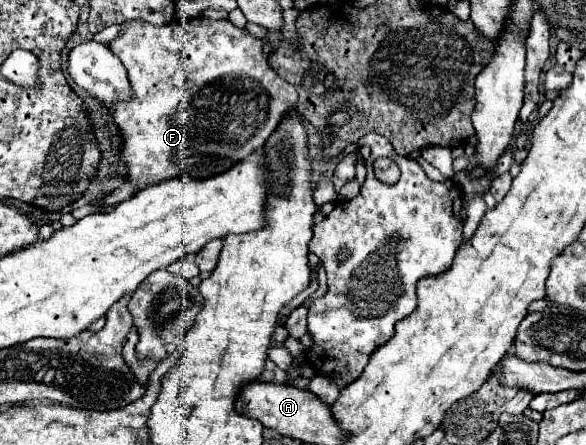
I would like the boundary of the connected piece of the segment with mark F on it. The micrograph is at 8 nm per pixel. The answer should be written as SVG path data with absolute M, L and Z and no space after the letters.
M194 17L194 19L180 19L180 21L174 21L174 23L168 23L168 25L150 25L150 23L132 21L126 27L126 31L122 33L122 37L114 39L112 45L108 45L108 47L124 63L124 67L128 71L130 85L132 85L130 99L114 103L114 121L120 127L120 133L122 133L122 139L124 139L122 159L128 165L128 177L132 181L136 181L138 185L152 185L152 183L158 183L158 181L164 181L164 179L170 179L170 177L176 177L176 175L210 177L210 175L216 175L216 173L222 173L222 171L230 169L236 161L246 159L254 149L262 147L268 141L268 137L276 131L280 121L298 103L296 87L290 85L288 81L284 81L276 71L272 71L268 67L268 61L262 55L262 41L256 39L254 35L250 35L246 29L238 29L228 19L214 21L214 19L206 19L206 17Z

